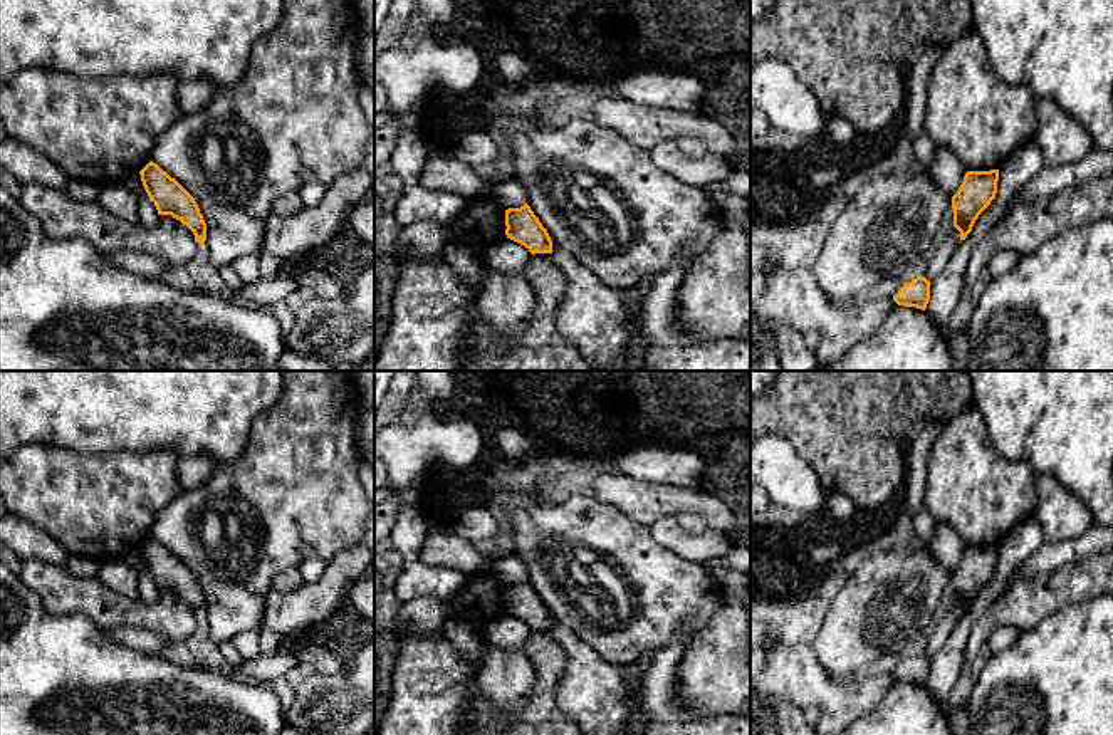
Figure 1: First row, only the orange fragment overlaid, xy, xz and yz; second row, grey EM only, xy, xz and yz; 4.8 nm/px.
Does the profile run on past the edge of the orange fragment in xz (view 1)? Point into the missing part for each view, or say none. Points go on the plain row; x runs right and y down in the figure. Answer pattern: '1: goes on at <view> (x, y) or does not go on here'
1: does not go on here

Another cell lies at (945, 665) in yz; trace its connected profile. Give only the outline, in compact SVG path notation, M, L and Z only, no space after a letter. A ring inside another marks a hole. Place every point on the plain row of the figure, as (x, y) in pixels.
M1034 522L1014 527L999 544L997 569L990 581L979 591L972 607L952 629L947 643L930 656L927 691L943 706L962 671L965 646L974 621L987 612L1004 594L1006 579L1021 567L1044 542L1041 527Z

